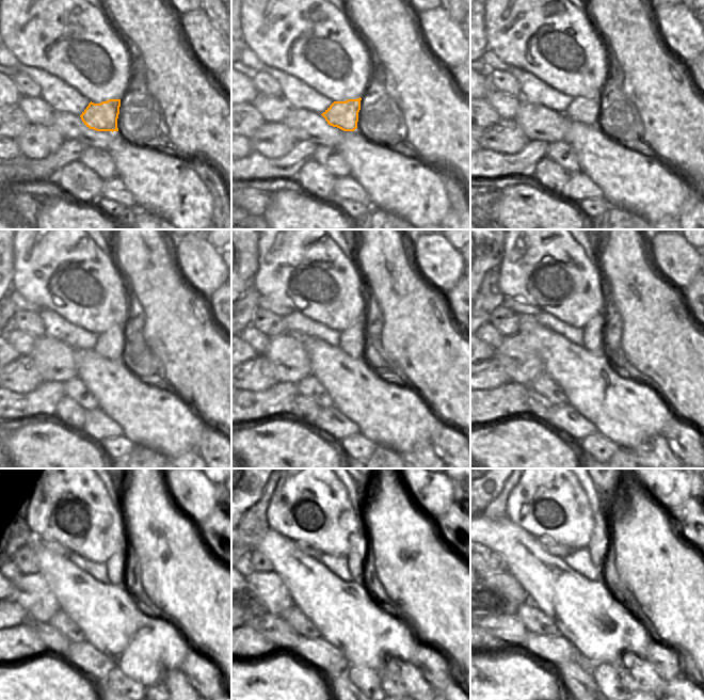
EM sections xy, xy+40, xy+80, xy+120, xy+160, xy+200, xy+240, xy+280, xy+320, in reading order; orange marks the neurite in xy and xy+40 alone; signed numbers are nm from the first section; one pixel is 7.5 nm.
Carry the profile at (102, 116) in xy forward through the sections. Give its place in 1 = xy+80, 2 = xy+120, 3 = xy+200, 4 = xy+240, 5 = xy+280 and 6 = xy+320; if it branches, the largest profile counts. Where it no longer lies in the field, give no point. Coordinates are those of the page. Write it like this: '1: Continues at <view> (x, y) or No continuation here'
1: Continues at xy+80 (586, 110)
2: Continues at xy+120 (110, 345)
3: Continues at xy+200 (593, 331)
4: Continues at xy+240 (115, 566)
5: Continues at xy+280 (355, 559)
6: Continues at xy+320 (597, 558)

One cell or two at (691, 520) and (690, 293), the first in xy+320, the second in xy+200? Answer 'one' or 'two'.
one

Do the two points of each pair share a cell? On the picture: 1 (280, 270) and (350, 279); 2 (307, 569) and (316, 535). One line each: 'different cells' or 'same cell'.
1: same cell
2: different cells

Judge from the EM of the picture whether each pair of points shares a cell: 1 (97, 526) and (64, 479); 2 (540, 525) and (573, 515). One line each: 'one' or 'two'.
1: one
2: one

